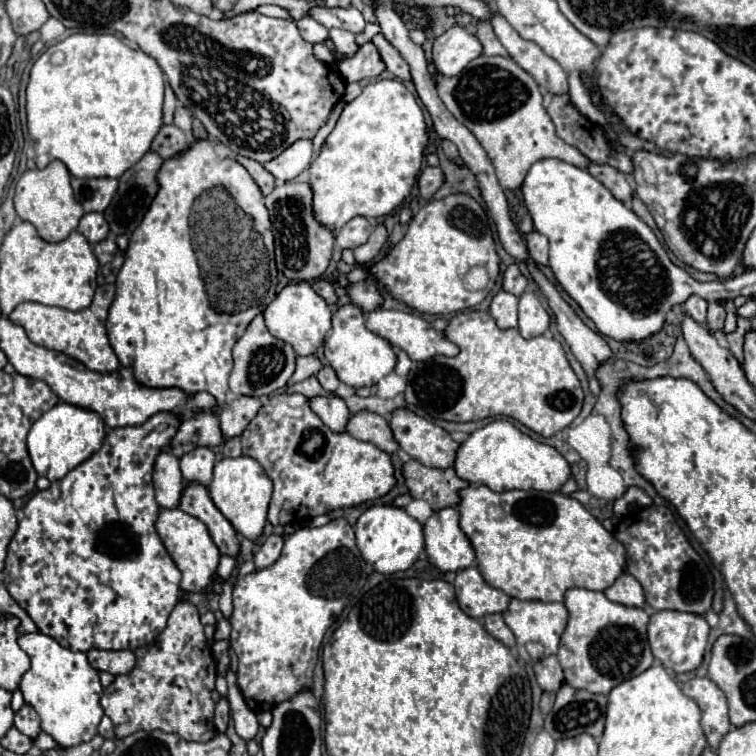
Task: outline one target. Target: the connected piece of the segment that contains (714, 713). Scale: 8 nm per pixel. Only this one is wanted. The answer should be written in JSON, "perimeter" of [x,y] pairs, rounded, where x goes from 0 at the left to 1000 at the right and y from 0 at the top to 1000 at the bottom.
{"perimeter":[[[917,897],[903,905],[903,918],[917,923],[930,942],[927,960],[940,992],[948,992],[956,974],[970,963],[962,944],[959,918],[938,897]]]}

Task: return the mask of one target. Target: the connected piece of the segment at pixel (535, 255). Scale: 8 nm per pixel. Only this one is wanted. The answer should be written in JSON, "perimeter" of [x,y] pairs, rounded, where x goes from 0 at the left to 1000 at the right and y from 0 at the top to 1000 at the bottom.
{"perimeter":[[[710,304],[700,307],[694,312],[694,320],[697,320],[697,328],[700,328],[700,339],[713,349],[713,352],[724,352],[724,331],[726,331],[726,320],[718,310],[713,310]]]}

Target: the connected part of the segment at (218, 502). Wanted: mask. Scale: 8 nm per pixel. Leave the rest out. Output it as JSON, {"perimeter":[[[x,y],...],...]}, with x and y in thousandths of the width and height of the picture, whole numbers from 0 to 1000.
{"perimeter":[[[316,603],[295,606],[284,614],[282,635],[276,640],[276,656],[284,664],[284,669],[295,677],[295,683],[308,693],[308,698],[335,717],[348,706],[358,653],[361,653],[358,632],[351,627],[351,622],[345,622],[345,614],[340,608],[329,603]]]}

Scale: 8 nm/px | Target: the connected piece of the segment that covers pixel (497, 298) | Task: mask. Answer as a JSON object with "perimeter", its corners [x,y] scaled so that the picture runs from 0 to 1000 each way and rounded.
{"perimeter":[[[663,384],[660,389],[652,392],[647,413],[655,421],[660,434],[681,434],[684,431],[684,392]]]}

